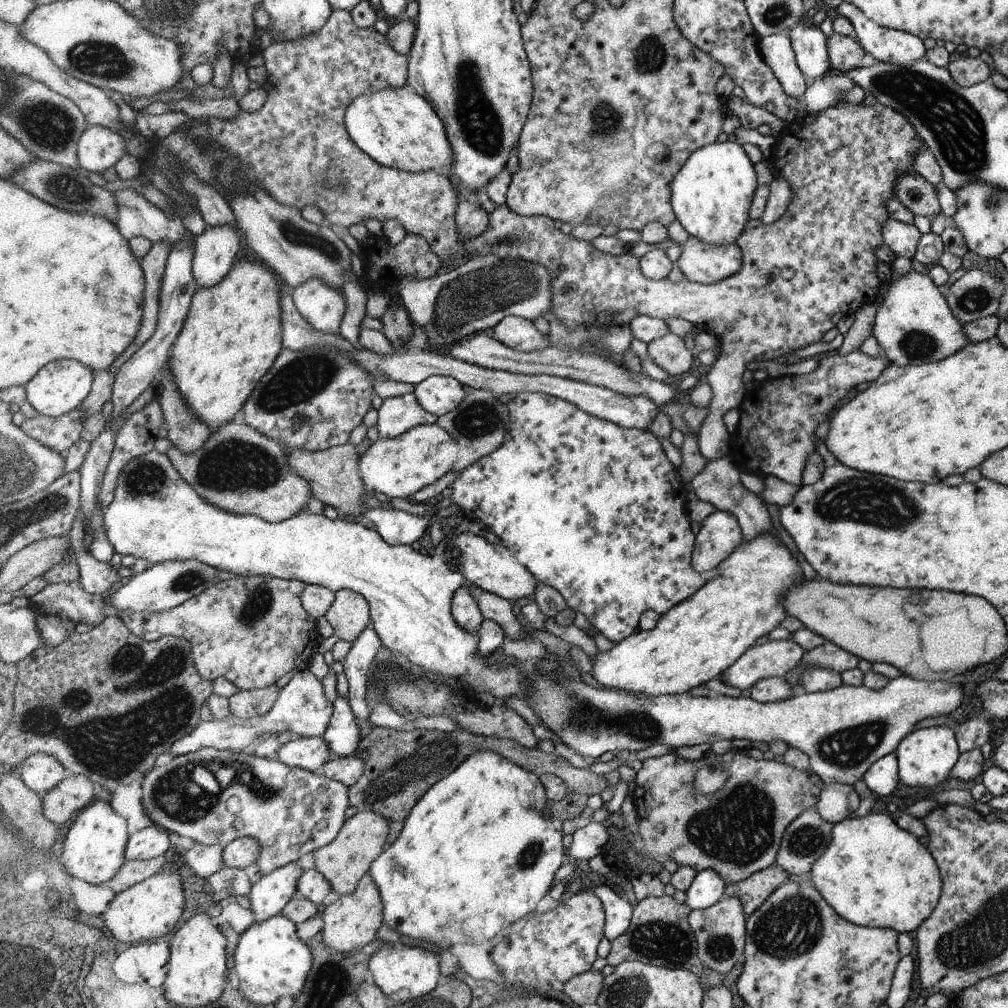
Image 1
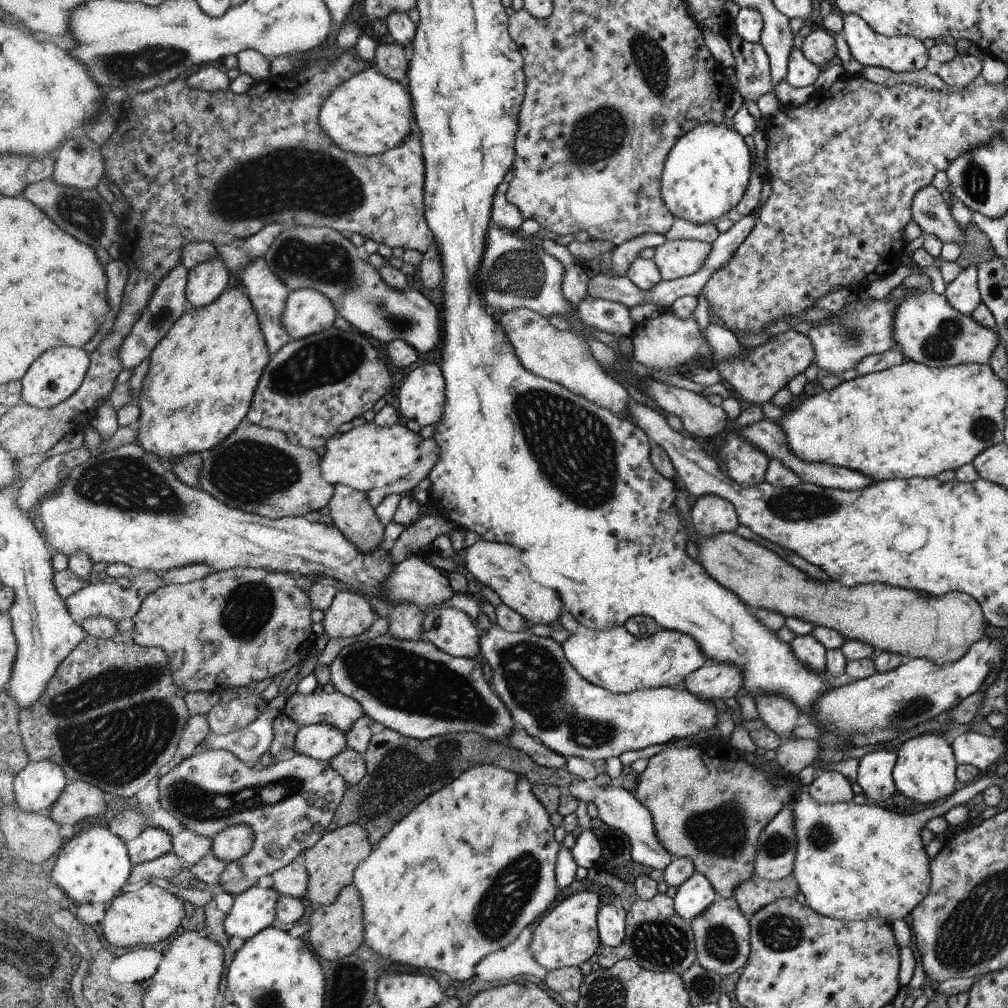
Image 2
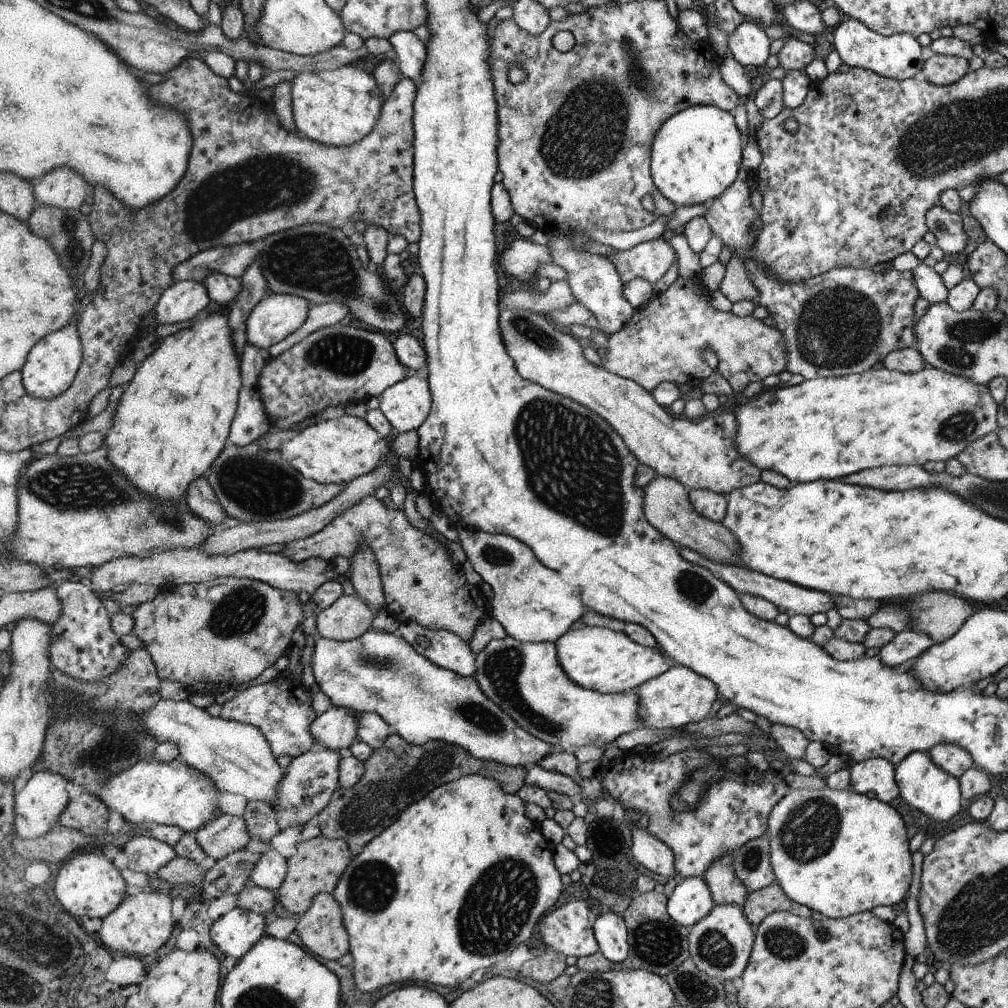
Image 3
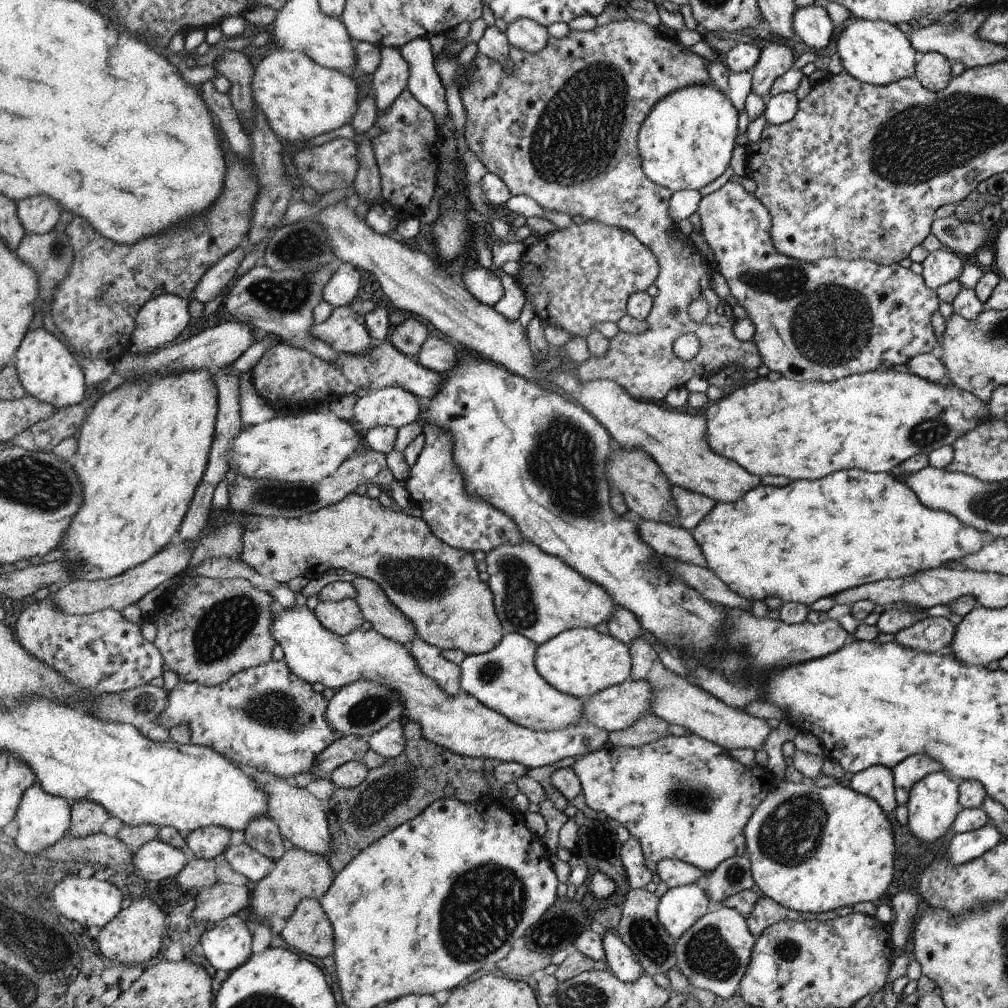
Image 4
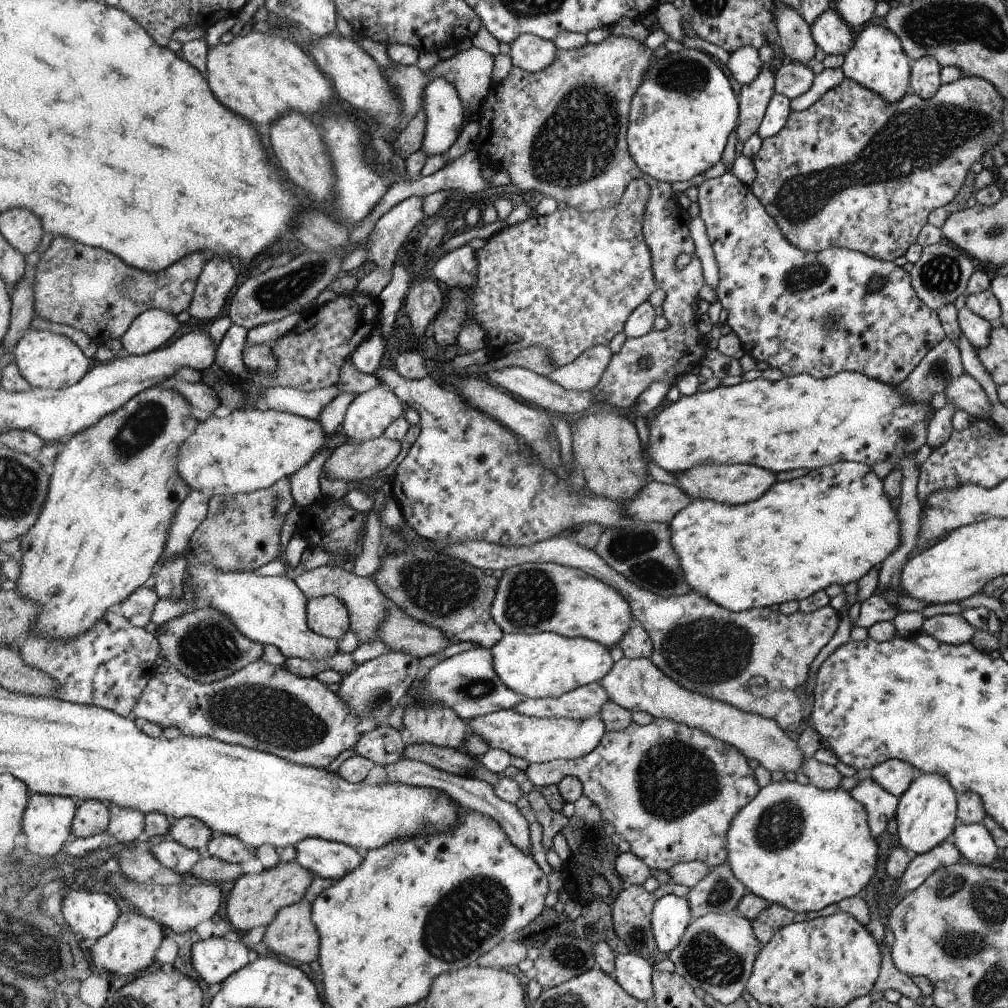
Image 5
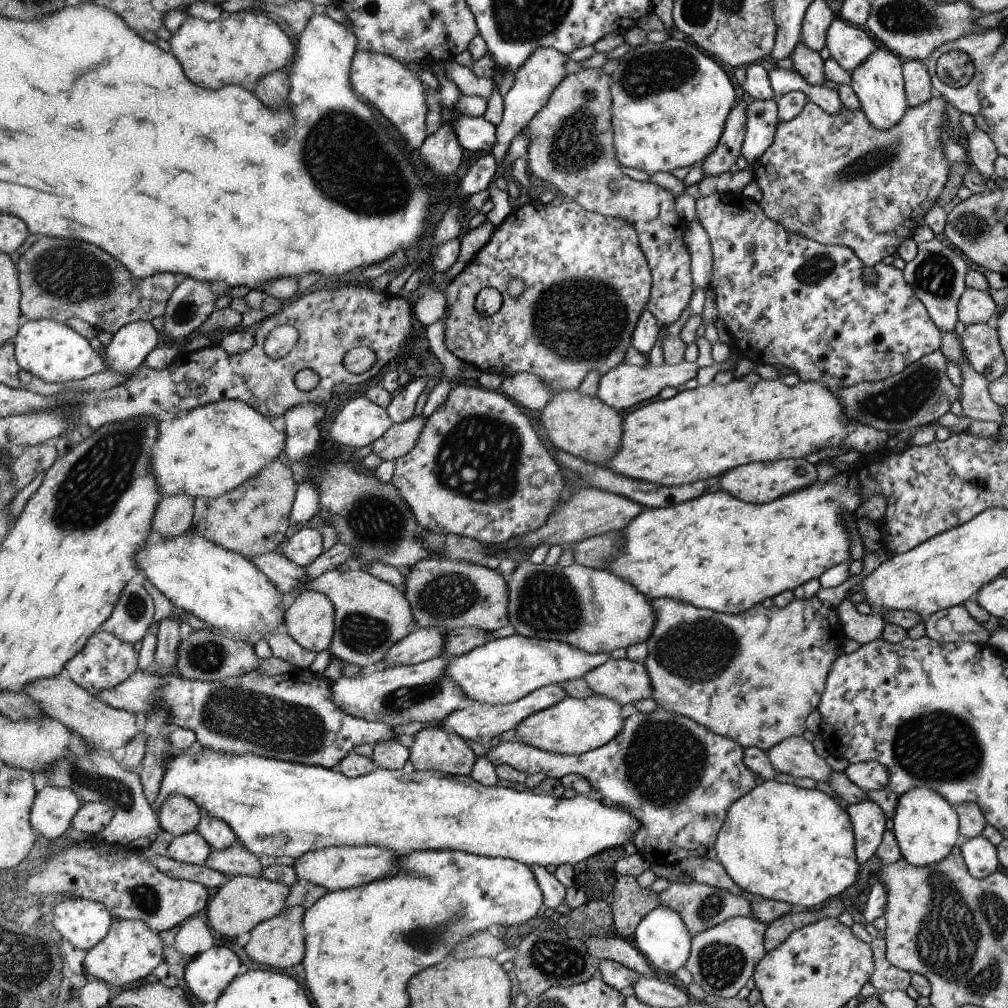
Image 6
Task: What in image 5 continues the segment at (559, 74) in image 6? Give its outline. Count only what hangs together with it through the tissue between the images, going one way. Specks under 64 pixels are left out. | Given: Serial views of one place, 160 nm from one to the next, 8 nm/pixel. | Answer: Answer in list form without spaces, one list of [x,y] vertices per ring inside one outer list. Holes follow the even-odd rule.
[[[524,34],[510,43],[509,55],[513,66],[533,73],[544,70],[554,60],[556,49],[551,40]]]

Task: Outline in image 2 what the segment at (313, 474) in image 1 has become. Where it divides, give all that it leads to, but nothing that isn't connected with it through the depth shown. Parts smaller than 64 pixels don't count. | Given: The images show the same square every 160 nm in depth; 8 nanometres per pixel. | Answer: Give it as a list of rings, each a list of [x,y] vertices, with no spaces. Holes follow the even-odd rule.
[[[342,483],[332,486],[334,492],[327,506],[338,530],[356,543],[364,554],[379,547],[385,526],[380,522],[367,494]]]

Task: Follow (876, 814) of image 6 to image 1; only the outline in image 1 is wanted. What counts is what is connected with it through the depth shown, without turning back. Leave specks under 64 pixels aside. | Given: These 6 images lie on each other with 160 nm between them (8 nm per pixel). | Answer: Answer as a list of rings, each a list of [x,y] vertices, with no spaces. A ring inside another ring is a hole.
[[[896,753],[887,754],[874,762],[864,773],[863,780],[878,799],[892,794],[900,781]]]

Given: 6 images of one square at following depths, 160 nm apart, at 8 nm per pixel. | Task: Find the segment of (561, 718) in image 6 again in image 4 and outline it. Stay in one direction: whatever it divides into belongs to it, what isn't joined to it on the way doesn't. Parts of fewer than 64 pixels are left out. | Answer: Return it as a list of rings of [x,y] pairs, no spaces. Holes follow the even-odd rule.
[[[298,601],[294,610],[285,611],[282,608],[274,612],[273,635],[283,648],[285,663],[295,675],[311,685],[319,682],[325,688],[336,691],[362,680],[385,685],[401,697],[406,712],[403,720],[416,721],[426,740],[448,748],[454,754],[540,768],[565,758],[586,756],[598,751],[609,740],[608,731],[593,725],[574,724],[568,728],[537,732],[515,724],[466,692],[461,691],[458,696],[446,696],[443,688],[421,671],[413,653],[404,647],[405,644],[386,638],[374,628],[367,631],[358,629],[345,637],[335,635],[307,609],[304,601]]]

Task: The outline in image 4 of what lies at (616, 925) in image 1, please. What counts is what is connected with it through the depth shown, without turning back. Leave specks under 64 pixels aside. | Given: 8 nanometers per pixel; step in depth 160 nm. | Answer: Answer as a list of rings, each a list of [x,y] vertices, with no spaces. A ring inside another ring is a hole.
[[[608,929],[603,936],[605,960],[608,968],[621,981],[632,982],[646,973],[638,957],[629,946],[626,946],[618,931]]]

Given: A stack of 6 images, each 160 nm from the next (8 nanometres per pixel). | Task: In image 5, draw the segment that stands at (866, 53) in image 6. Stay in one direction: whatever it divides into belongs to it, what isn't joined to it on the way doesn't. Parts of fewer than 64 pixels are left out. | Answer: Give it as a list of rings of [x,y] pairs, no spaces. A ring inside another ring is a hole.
[[[832,8],[822,14],[810,30],[817,46],[820,46],[826,54],[846,54],[852,50],[854,42],[850,27],[843,21],[837,9]]]

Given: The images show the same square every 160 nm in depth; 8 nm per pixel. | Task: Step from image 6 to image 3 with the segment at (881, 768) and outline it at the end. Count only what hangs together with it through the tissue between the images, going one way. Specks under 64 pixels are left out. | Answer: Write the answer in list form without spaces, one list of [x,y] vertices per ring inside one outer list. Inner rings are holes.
[[[940,743],[929,751],[931,759],[946,772],[955,777],[962,776],[969,768],[972,768],[972,755],[961,746],[952,743]]]

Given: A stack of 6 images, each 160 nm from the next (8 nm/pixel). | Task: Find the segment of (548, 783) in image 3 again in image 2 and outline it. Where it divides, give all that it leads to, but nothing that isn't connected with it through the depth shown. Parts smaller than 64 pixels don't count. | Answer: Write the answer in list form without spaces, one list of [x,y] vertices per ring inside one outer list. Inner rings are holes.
[[[584,779],[564,787],[563,792],[574,795],[578,800],[594,802],[598,807],[597,816],[606,824],[622,830],[631,842],[631,858],[634,862],[664,870],[673,860],[670,854],[656,838],[655,824],[650,811],[624,787],[601,788]]]

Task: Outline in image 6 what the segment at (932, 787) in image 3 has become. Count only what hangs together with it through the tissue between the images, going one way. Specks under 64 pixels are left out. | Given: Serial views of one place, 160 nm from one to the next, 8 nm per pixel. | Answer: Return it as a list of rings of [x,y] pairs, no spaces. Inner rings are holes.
[[[914,787],[899,795],[893,814],[893,833],[903,860],[917,867],[940,863],[960,843],[960,817],[956,807],[930,787]]]

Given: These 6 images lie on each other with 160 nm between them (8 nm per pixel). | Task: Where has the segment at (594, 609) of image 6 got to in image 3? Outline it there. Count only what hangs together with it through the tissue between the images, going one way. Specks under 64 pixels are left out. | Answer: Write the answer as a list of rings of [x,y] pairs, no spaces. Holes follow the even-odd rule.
[[[457,528],[457,532],[462,556],[470,560],[474,570],[490,584],[494,592],[494,598],[488,604],[488,615],[504,627],[507,635],[522,642],[546,641],[556,644],[557,640],[572,628],[574,621],[581,618],[584,604],[582,604],[580,592],[574,590],[570,584],[562,582],[558,572],[552,572],[544,564],[540,564],[540,560],[534,556],[534,552],[526,544],[520,544],[520,540],[512,536],[502,536],[498,533],[493,535],[472,528]]]

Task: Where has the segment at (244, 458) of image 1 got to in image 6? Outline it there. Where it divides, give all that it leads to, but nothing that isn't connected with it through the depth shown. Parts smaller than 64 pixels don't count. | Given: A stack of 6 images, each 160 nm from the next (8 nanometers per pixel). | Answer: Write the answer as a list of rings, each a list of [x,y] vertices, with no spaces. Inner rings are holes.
[[[422,414],[410,419],[408,422],[393,424],[380,439],[376,439],[372,445],[374,454],[380,456],[383,461],[395,461],[417,443],[423,424],[427,421]]]

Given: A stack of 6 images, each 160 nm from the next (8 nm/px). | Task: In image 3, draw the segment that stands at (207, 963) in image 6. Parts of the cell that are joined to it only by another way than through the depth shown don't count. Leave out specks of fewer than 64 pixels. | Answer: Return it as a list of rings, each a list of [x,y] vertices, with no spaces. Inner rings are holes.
[[[234,907],[214,921],[211,940],[226,956],[240,960],[262,939],[264,924],[264,915]]]

